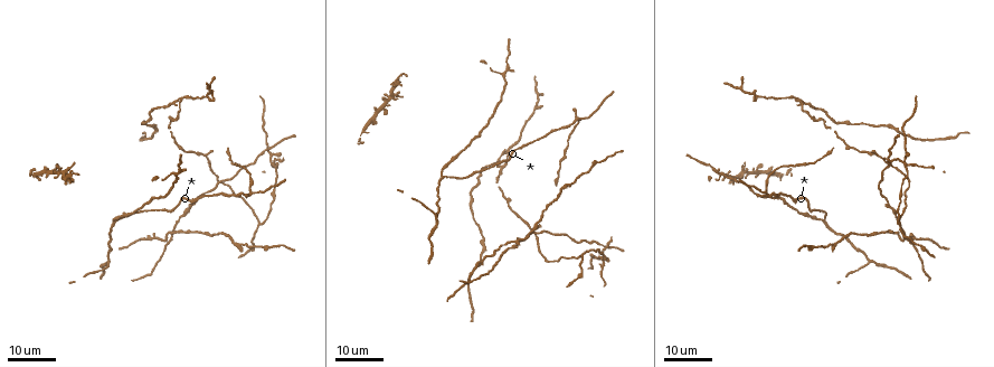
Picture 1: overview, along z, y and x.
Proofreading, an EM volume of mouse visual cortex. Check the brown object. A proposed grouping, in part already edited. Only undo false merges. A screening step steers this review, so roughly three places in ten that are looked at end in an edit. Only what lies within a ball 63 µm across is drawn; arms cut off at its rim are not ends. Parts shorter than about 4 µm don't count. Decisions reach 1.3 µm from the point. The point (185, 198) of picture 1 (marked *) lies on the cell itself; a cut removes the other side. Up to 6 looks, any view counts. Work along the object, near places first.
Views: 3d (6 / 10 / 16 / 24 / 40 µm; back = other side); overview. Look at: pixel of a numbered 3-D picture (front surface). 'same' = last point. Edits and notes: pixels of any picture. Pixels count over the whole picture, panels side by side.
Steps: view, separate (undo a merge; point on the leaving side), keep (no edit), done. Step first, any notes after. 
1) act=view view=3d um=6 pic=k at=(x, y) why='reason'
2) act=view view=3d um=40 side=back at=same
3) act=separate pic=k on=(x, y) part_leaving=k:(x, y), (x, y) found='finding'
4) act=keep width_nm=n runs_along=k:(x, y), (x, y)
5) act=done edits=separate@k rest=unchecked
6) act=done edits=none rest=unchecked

act=view view=3d um=16 pic=1 at=(253, 193) why='small branch off a trunk'

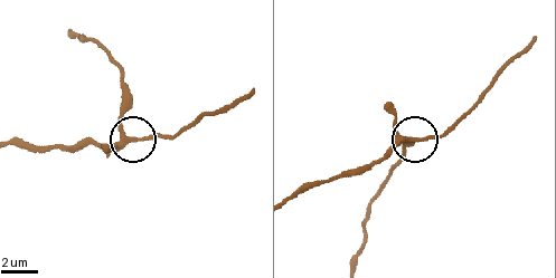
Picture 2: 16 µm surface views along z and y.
act=view view=3d um=6 pic=2 at=(406, 140) why='zoom in'

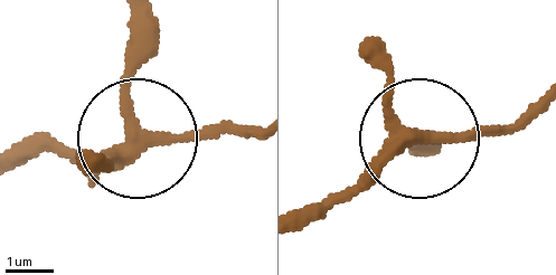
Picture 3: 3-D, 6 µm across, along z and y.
act=keep side_arm_um=10 runs_along=3:(303, 223), (412, 147), (508, 131), (539, 111) found='continuous, no second cell'

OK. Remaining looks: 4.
act=view view=3d um=16 pic=1 at=(823, 120)

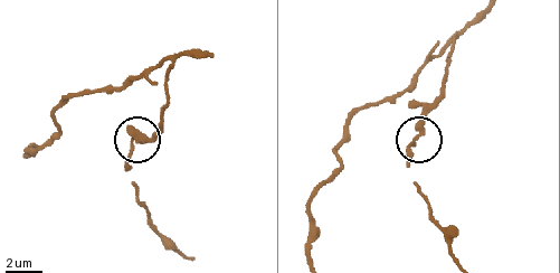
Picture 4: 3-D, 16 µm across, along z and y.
act=view view=3d um=6 pic=4 at=(418, 132) why='closer look'

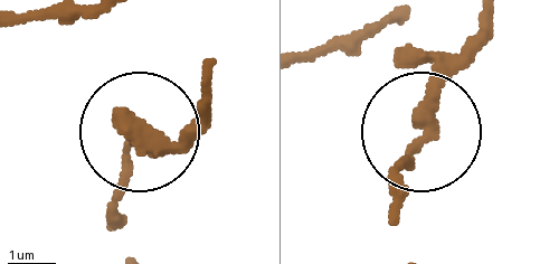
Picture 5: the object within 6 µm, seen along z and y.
act=keep width_nm=270 found='one cell here'

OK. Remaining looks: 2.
act=view view=3d um=16 pic=1 at=(846, 143) why='calibre changes'

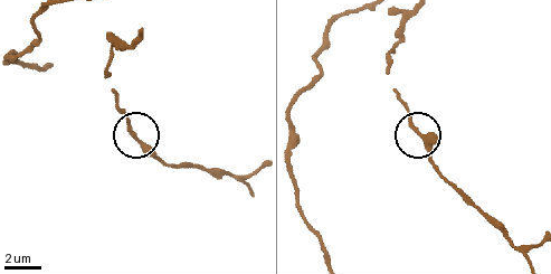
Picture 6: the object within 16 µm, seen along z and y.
act=view view=3d um=10 pic=6 at=(135, 136)

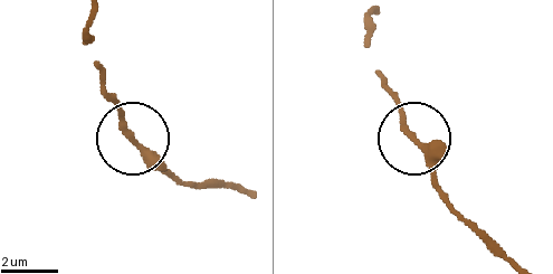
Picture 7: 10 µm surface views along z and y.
act=keep found='all the same cell'

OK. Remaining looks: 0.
act=done edits=none rest=unchecked

